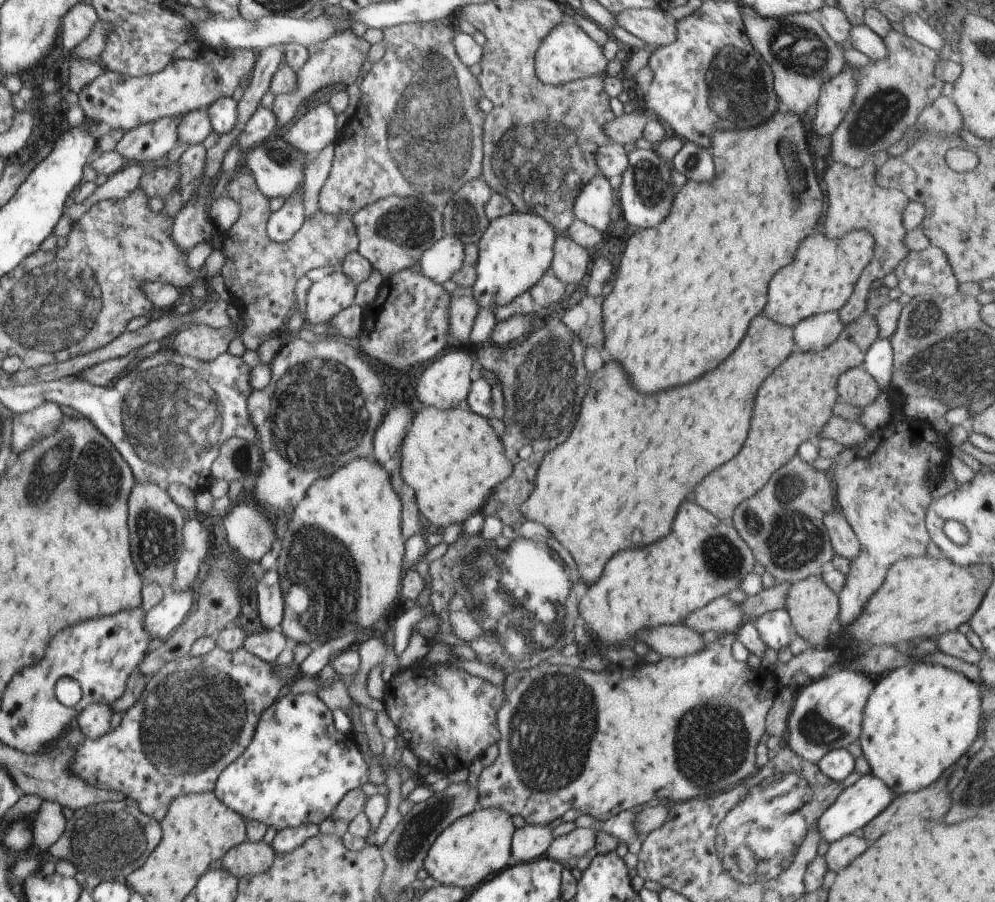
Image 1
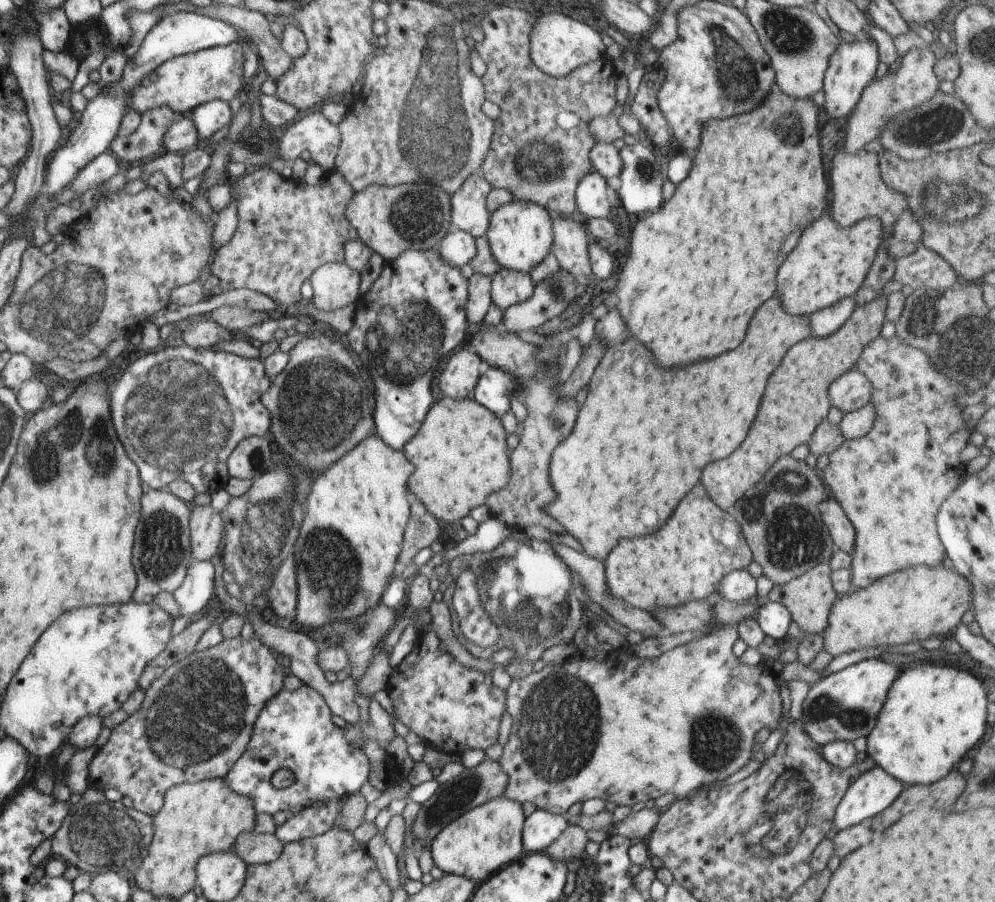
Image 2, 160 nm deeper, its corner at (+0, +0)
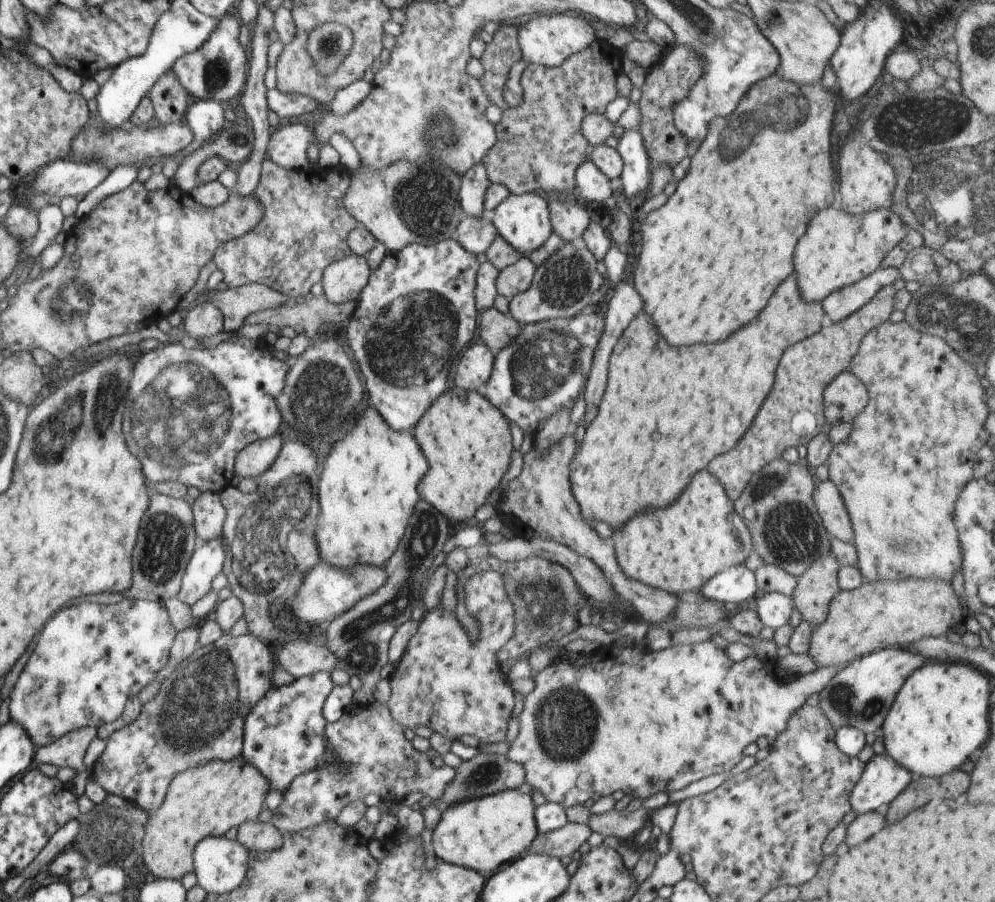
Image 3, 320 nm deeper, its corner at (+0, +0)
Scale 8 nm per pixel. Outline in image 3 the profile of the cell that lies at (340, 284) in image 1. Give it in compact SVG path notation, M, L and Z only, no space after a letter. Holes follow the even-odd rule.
M352 253L327 266L323 272L324 296L334 304L359 299L362 289L368 284L370 267L366 256Z

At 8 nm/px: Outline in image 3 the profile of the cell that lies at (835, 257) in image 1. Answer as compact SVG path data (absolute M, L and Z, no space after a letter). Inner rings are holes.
M824 208L810 220L794 252L794 270L798 274L802 298L808 302L820 302L831 292L866 278L880 268L880 262L894 246L902 242L907 233L901 217L892 208L876 209L861 215Z

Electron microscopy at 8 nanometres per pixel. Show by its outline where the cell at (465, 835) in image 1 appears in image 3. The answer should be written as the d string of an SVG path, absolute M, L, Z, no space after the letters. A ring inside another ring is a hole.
M508 789L480 798L440 807L441 818L432 833L435 856L445 863L454 863L484 874L498 870L502 864L519 859L539 835L535 806L530 794Z

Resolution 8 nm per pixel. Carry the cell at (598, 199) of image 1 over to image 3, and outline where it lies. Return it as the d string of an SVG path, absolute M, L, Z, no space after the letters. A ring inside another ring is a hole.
M591 158L586 159L575 172L575 186L578 186L582 198L587 202L604 202L612 196L610 179L594 164Z

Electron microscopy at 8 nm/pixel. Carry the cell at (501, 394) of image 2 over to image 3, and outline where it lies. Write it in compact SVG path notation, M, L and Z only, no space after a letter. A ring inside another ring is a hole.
M603 313L579 314L573 319L521 325L518 336L495 356L482 394L525 433L536 436L538 427L561 409L570 412L587 383L593 356L604 334Z

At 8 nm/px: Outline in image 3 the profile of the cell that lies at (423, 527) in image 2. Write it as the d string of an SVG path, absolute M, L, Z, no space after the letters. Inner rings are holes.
M424 499L416 503L414 514L410 517L404 536L400 540L394 554L385 562L387 581L374 593L359 600L351 609L336 617L330 624L325 626L325 647L334 654L337 663L335 668L344 670L349 676L358 676L362 681L362 687L354 692L354 705L368 705L374 702L373 691L380 678L380 670L389 663L389 644L396 631L406 621L410 621L414 608L423 604L424 590L429 586L428 580L433 576L439 560L443 555L445 542L452 535L454 526L451 525L441 512L430 506Z

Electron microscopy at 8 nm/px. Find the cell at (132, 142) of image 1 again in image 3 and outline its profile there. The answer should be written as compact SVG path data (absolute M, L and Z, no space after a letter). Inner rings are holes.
M172 69L155 80L148 95L155 112L153 123L170 124L184 119L190 95Z

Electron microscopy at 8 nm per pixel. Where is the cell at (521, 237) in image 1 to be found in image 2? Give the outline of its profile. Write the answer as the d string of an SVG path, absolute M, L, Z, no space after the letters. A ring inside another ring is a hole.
M514 199L510 204L500 206L490 216L486 234L491 255L498 262L499 268L529 274L534 266L546 260L546 256L551 253L552 242L554 242L553 219L554 217L546 208L538 204L522 202L522 200Z

